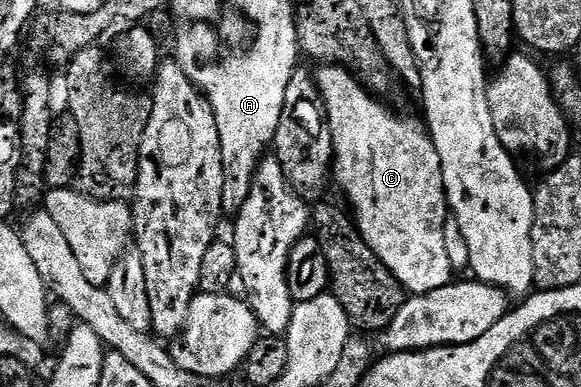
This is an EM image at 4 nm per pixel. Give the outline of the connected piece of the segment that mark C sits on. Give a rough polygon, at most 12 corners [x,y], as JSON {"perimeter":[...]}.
{"perimeter":[[348,68],[314,72],[355,226],[405,289],[452,282],[441,157]]}

